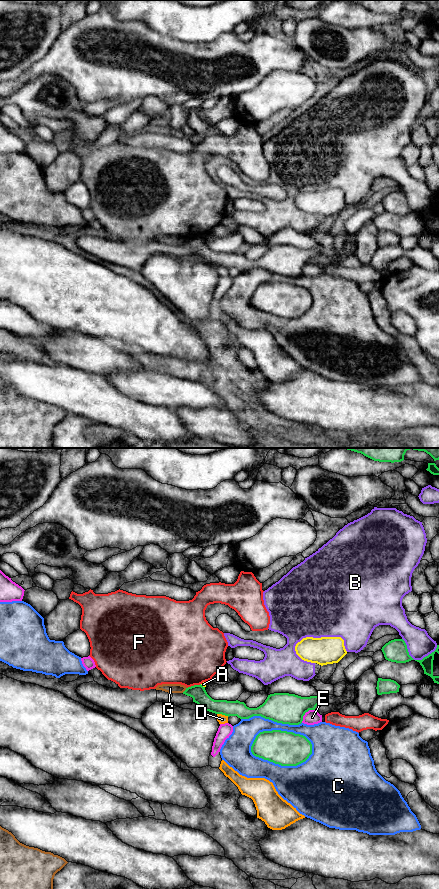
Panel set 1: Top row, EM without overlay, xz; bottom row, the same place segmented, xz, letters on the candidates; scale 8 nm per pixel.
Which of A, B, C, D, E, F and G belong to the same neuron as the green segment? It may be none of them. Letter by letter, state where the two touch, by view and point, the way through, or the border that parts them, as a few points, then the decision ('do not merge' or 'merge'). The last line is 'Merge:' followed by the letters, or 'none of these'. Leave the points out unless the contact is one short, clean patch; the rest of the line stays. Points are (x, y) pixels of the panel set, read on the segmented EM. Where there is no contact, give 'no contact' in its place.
A: meets green in xz at (201, 685); do not merge
B: meets green in xz at (415, 660); do not merge
C: meets green in xz at (279, 764); do not merge
D: meets green in xz at (223, 714); do not merge
E: meets green in xz at (305, 712); do not merge
F: meets green in xz at (194, 685); do not merge
G: meets green in xz at (185, 690); border along xz (186, 687), (182, 692); do not merge
Merge: none of these

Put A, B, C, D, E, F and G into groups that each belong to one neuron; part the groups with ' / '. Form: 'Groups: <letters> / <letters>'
Groups: A / B / C / D / E / F / G

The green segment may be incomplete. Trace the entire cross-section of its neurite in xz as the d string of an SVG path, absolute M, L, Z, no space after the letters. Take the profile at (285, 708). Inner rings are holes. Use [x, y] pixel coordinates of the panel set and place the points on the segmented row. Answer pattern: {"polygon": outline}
{"polygon": "M194 685L186 688L183 694L193 698L201 709L222 714L225 716L237 716L240 719L249 719L253 716L261 716L277 723L299 725L303 716L309 710L315 710L320 704L318 696L301 697L289 693L274 693L268 695L265 702L257 708L249 708L244 702L214 700L206 692L205 687Z"}

